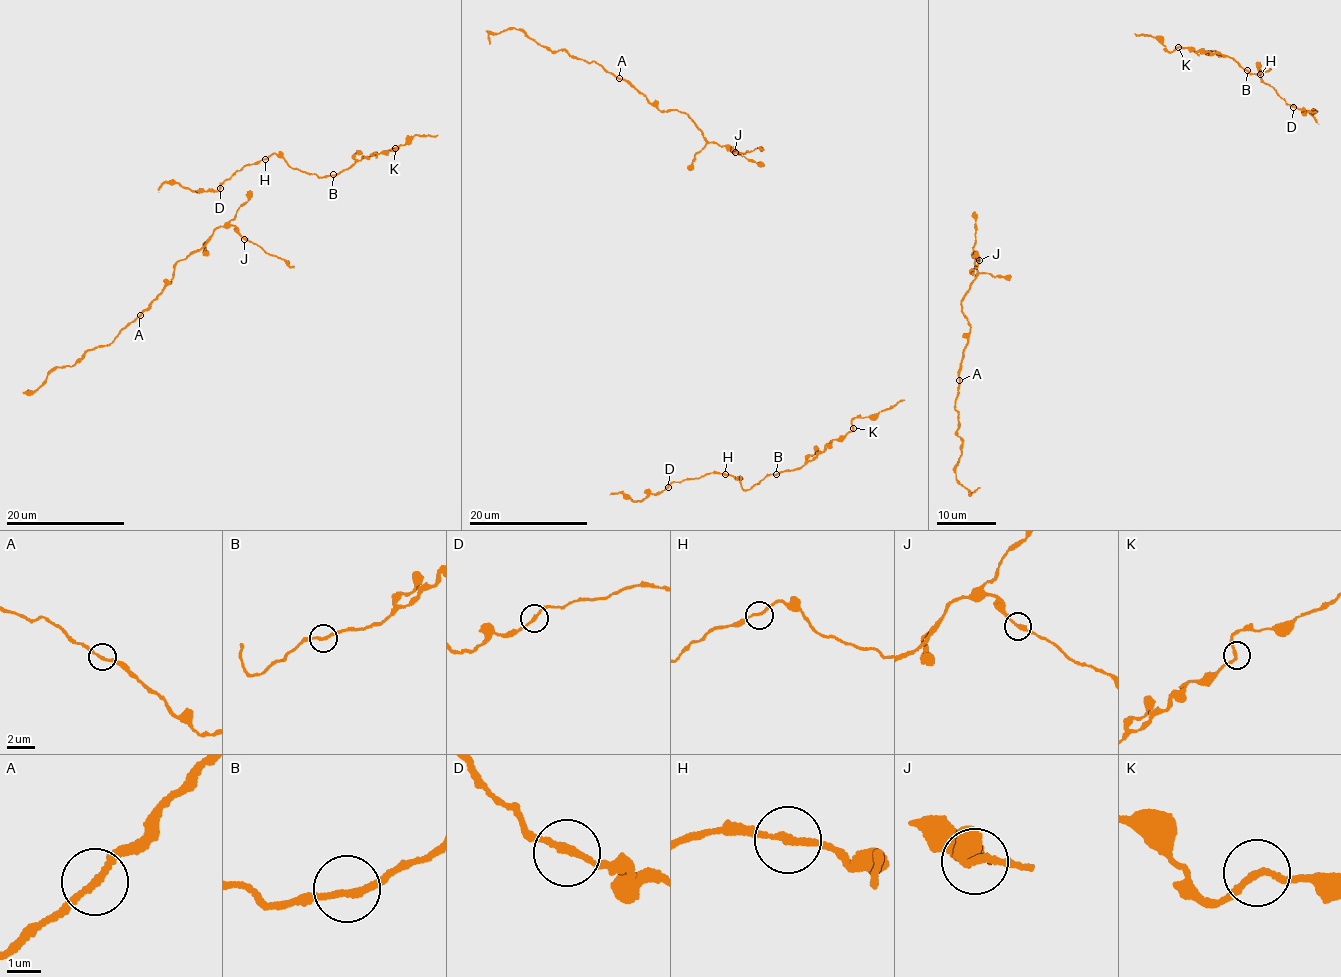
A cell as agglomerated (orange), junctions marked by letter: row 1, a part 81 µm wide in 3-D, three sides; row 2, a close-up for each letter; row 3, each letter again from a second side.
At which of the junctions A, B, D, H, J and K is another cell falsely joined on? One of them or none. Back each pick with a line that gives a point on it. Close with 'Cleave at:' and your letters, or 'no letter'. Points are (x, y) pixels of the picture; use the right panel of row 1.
Cleave at: no letter

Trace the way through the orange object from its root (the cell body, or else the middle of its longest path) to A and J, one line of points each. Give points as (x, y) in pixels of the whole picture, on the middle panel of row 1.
A: (763, 166), (733, 149), (707, 141), (694, 121), (684, 113), (658, 110), (619, 78)
J: (763, 166), (733, 148), (735, 153)

